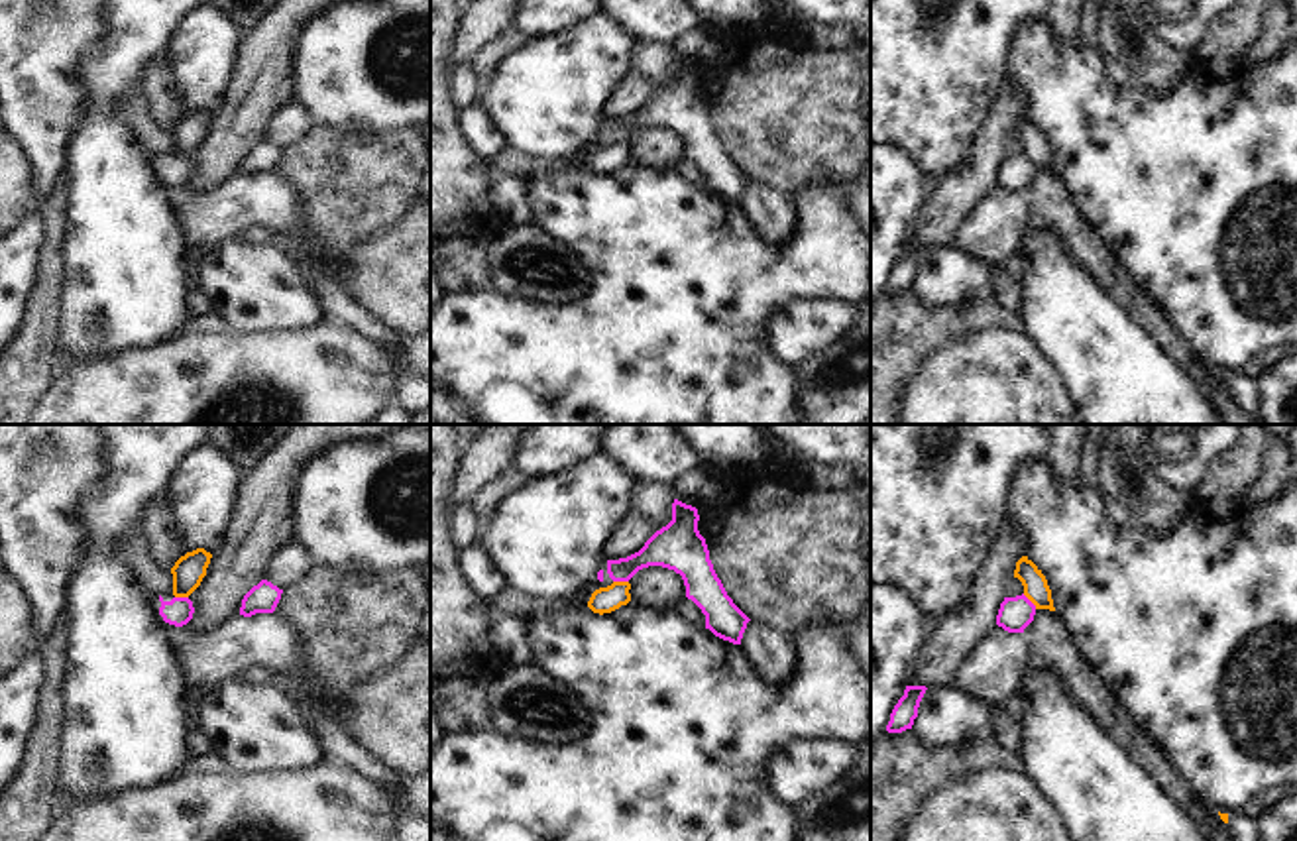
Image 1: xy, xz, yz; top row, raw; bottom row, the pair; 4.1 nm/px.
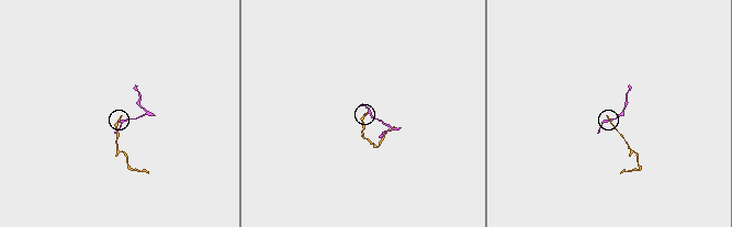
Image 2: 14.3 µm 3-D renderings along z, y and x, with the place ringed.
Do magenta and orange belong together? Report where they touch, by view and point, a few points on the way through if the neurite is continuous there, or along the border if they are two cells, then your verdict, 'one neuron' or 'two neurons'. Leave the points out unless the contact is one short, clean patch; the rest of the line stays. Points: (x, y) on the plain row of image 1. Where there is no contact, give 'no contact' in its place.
meets magenta in xz at (621, 140); border along xz (614, 140), (627, 142); two neurons

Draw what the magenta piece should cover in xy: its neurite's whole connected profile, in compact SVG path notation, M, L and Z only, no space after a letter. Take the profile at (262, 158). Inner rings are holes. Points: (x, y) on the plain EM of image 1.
M261 140L244 155L240 175L252 177L255 173L273 173L281 159L281 153L283 149L267 140Z

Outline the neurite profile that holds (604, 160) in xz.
M613 141L607 147L595 149L588 161L588 167L599 175L611 173L631 161L629 149L631 149L629 141Z

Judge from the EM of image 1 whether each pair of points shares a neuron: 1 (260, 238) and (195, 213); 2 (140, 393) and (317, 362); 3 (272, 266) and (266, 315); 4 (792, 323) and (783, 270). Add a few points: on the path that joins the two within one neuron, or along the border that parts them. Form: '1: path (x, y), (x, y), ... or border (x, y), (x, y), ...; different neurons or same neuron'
1: border (276, 232), (248, 224), (232, 238); different neurons
2: path (183, 393), (213, 393), (238, 378), (274, 376); same neuron
3: path (266, 278), (266, 303); same neuron
4: border (834, 297), (785, 301), (769, 317), (765, 340); different neurons

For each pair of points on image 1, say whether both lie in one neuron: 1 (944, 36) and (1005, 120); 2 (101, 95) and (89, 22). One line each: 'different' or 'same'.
1: different
2: different

